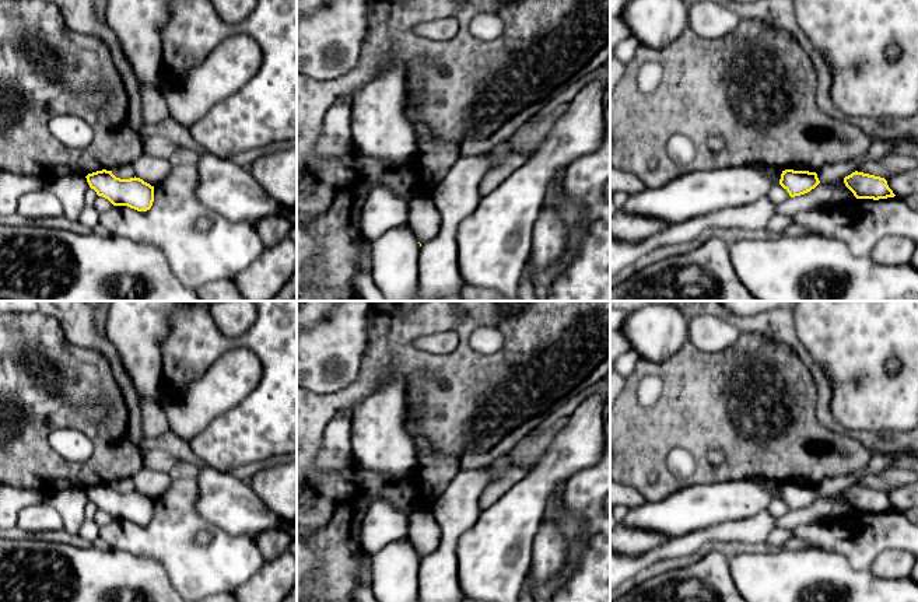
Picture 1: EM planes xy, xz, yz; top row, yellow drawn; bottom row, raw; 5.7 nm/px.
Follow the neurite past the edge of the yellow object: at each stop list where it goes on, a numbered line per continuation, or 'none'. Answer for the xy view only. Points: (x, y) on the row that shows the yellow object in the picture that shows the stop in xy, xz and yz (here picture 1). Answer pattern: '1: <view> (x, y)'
none

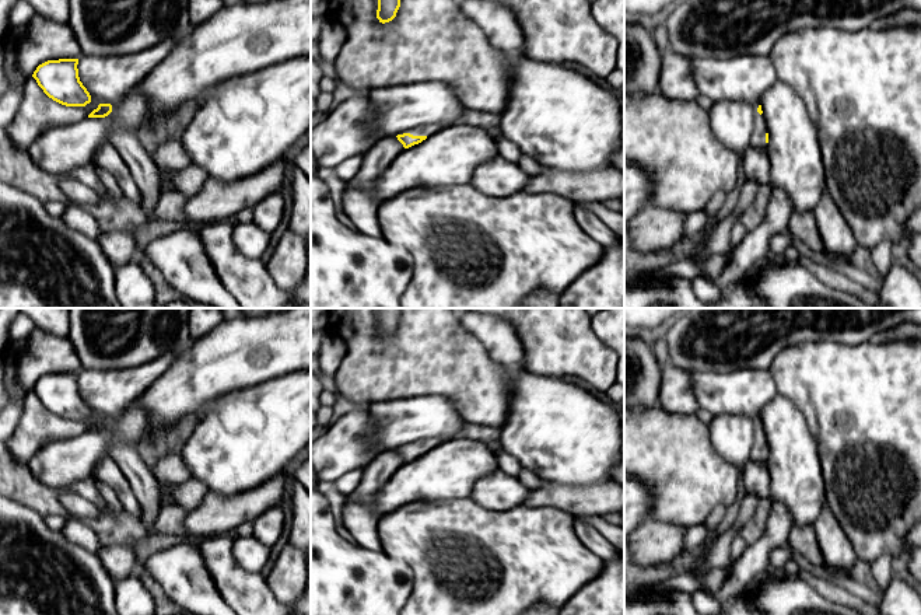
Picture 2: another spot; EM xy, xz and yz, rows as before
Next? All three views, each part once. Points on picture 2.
1: xz (427, 130)

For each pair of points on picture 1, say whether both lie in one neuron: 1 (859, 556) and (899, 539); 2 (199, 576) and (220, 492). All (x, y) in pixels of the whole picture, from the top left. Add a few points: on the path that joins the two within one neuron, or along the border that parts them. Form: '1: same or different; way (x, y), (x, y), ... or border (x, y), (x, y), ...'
1: same; way (869, 546), (878, 539), (889, 539)
2: different; border (196, 494), (196, 510), (209, 522), (242, 535)

